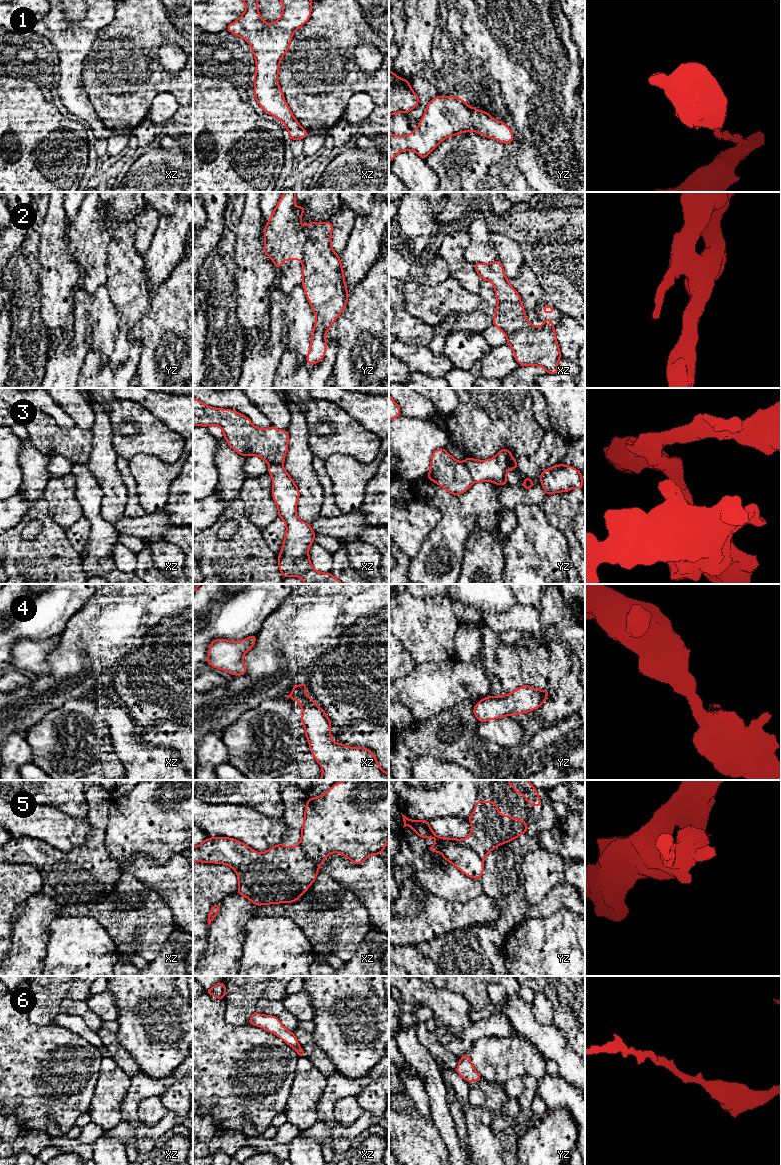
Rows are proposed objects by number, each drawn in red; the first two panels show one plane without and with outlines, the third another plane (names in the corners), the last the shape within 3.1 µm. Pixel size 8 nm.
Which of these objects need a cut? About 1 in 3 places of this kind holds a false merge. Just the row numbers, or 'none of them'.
2, 3, 5

